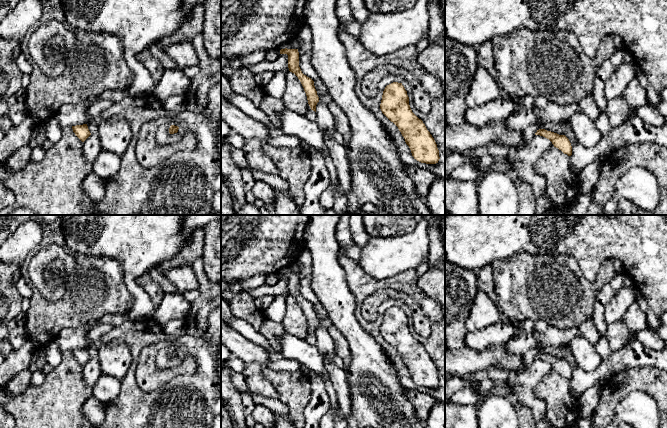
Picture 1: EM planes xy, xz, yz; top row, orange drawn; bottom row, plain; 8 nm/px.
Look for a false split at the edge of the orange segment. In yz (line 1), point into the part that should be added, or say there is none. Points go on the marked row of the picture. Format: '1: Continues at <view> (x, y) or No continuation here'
1: No continuation here

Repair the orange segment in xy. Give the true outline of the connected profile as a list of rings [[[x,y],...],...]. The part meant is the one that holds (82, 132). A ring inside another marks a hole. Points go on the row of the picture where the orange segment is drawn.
[[[87,124],[72,126],[73,132],[75,135],[84,142],[90,135]]]

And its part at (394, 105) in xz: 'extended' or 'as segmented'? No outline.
as segmented

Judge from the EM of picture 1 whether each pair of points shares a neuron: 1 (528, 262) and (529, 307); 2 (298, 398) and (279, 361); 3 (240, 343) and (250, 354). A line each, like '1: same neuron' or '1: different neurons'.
1: same neuron
2: different neurons
3: same neuron

